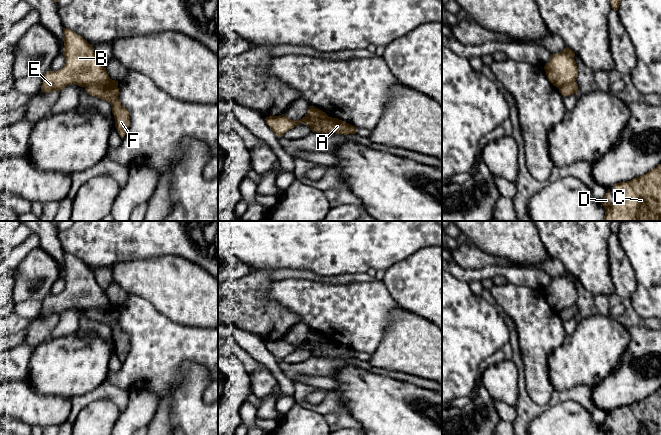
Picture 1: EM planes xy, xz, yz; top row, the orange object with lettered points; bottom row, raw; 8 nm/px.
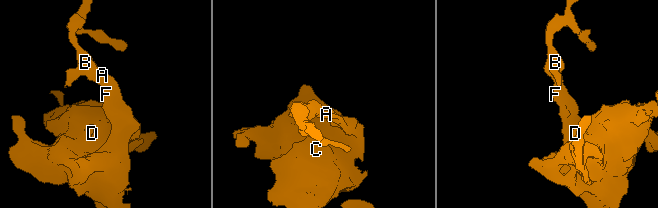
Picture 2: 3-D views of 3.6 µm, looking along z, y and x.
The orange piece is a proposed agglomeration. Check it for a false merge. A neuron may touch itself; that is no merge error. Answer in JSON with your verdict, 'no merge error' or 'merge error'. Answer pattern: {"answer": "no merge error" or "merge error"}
{"answer": "merge error"}

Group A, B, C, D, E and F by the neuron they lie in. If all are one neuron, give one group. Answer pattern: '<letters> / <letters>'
A C D F / B E

